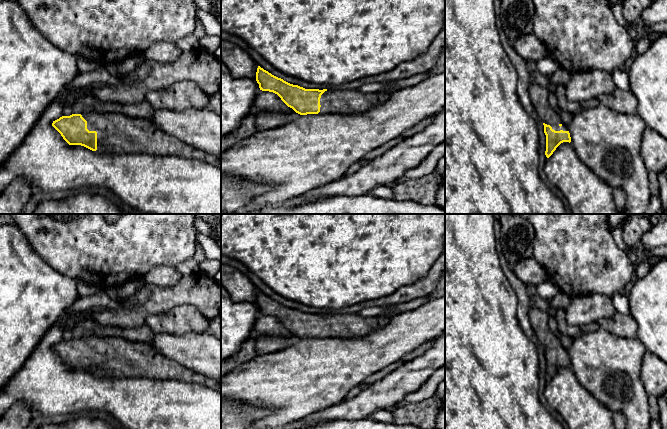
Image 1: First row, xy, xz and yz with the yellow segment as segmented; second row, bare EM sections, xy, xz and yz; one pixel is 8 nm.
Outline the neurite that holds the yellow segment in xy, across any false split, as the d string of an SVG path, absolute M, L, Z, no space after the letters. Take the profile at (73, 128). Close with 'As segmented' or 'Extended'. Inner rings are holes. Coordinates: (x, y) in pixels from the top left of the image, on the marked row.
M85 112L62 116L52 126L69 145L81 145L105 155L138 154L175 155L181 158L201 160L221 167L219 155L194 148L155 127L149 119L131 118L121 113Z. Extended

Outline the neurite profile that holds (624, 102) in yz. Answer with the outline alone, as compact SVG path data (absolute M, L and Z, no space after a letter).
M616 88L610 94L602 94L597 98L600 104L621 114L637 114L637 101L630 91Z

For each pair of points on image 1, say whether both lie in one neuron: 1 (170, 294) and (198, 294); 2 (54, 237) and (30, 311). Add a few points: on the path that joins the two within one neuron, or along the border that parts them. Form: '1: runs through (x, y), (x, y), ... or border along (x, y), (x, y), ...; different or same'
1: runs through (177, 294), (191, 294); same
2: border along (30, 244), (49, 264), (65, 275); different

